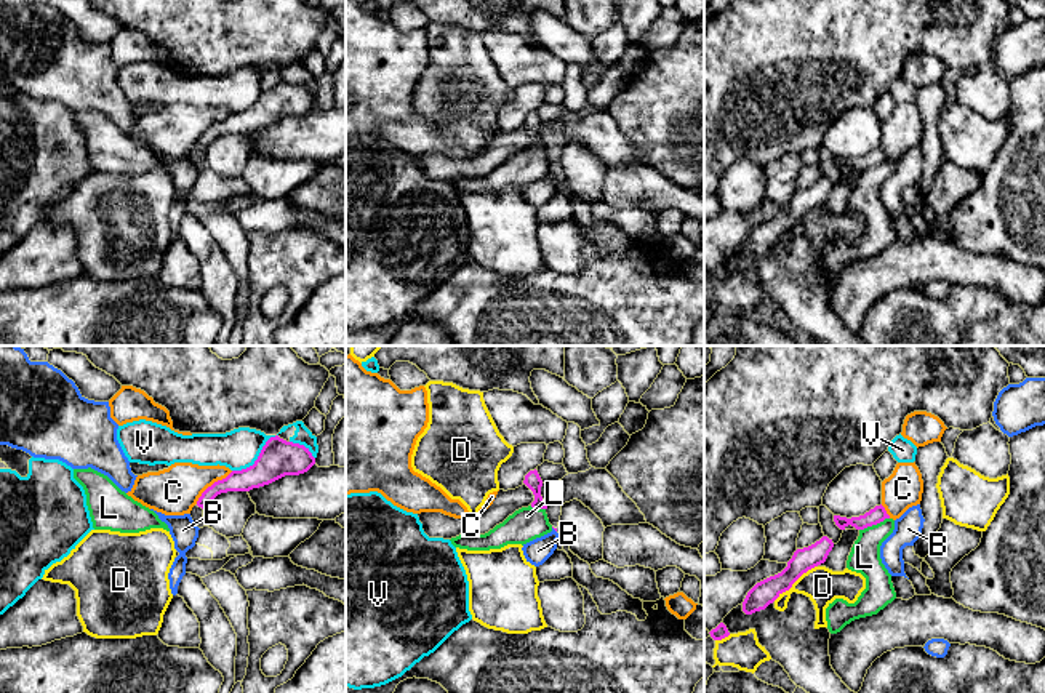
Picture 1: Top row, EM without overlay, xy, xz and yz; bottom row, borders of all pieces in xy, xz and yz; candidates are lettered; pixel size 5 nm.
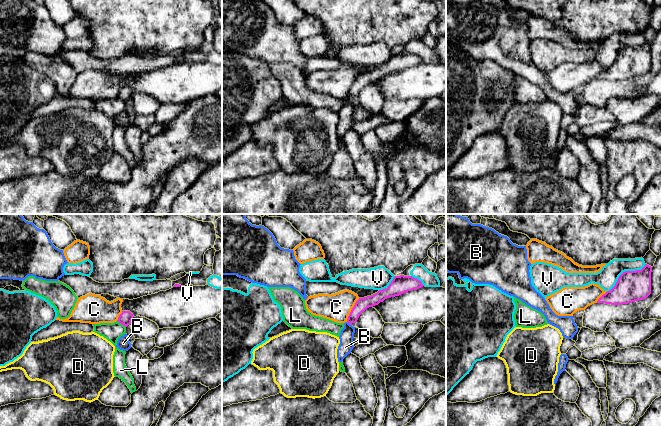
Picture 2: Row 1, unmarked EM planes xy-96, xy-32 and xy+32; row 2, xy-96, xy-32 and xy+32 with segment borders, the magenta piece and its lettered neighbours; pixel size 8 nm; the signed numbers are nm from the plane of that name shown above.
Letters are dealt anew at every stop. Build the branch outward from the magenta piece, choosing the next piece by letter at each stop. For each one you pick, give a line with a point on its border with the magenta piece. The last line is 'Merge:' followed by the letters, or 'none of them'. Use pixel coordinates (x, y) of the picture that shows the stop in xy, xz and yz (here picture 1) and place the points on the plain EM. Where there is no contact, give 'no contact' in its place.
Merge: none of them

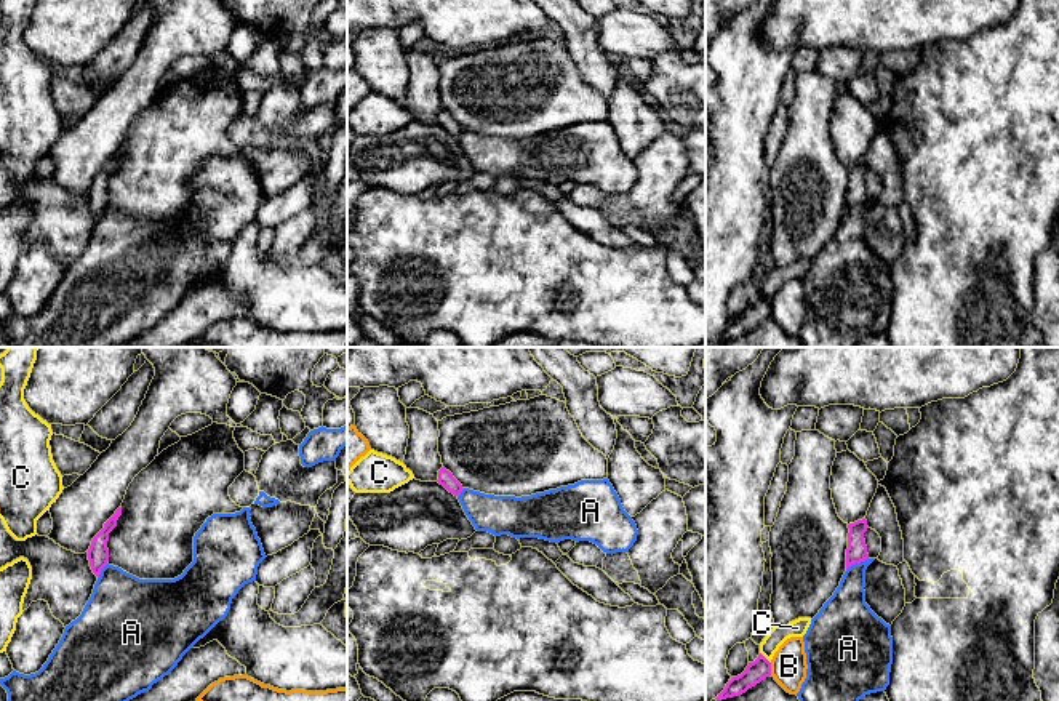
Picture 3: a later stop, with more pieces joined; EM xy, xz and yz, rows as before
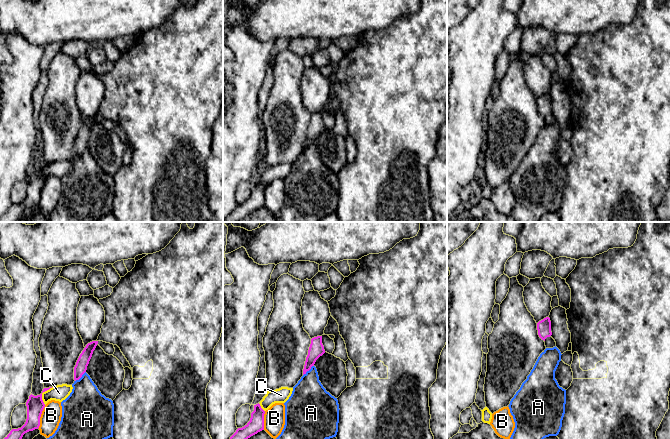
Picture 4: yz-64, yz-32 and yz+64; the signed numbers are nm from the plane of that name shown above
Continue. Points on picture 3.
Merge: none of them

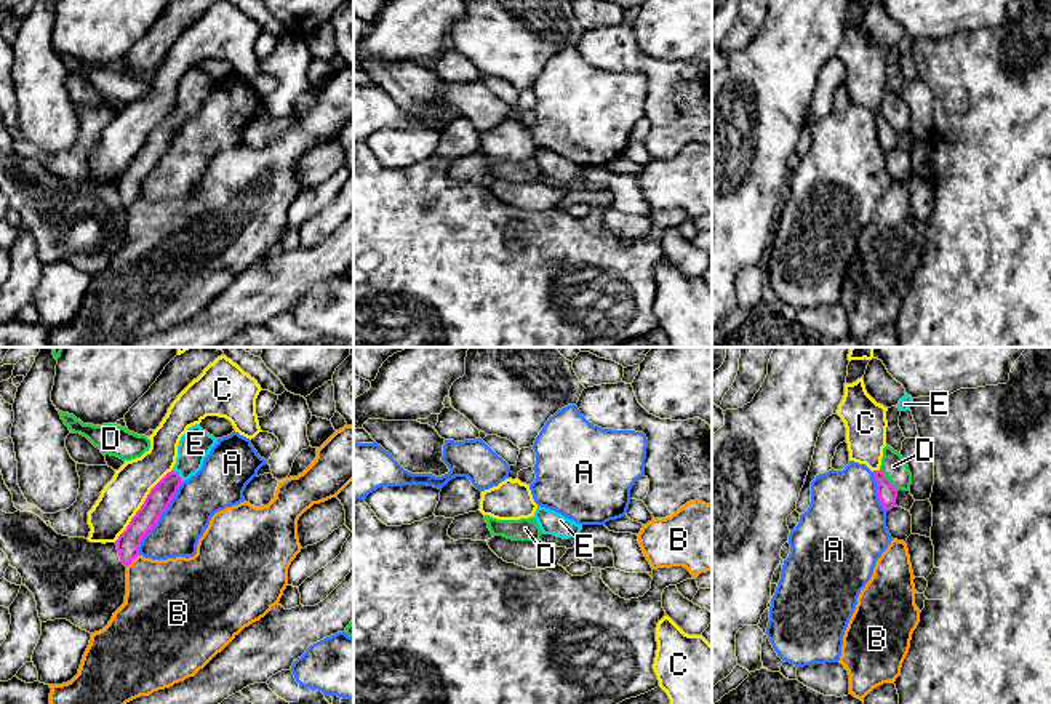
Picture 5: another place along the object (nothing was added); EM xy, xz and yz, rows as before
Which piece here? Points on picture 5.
E: contact xy (178, 117)
Merge: E

